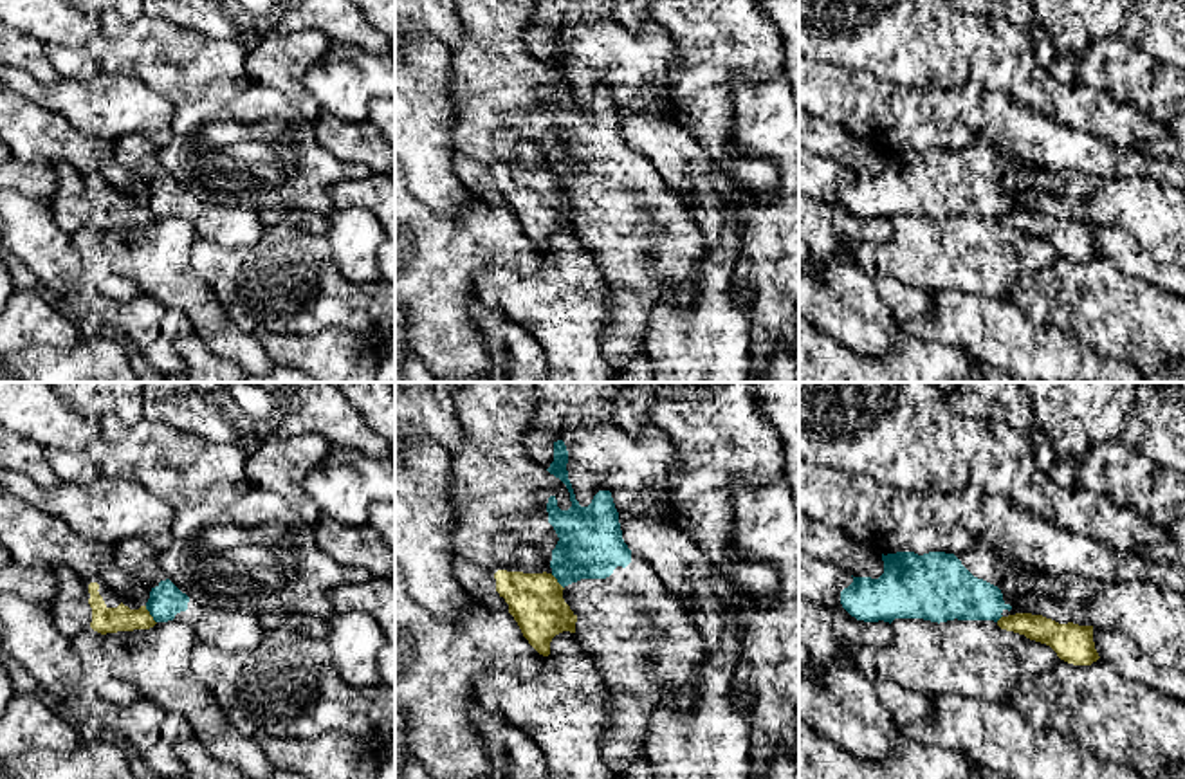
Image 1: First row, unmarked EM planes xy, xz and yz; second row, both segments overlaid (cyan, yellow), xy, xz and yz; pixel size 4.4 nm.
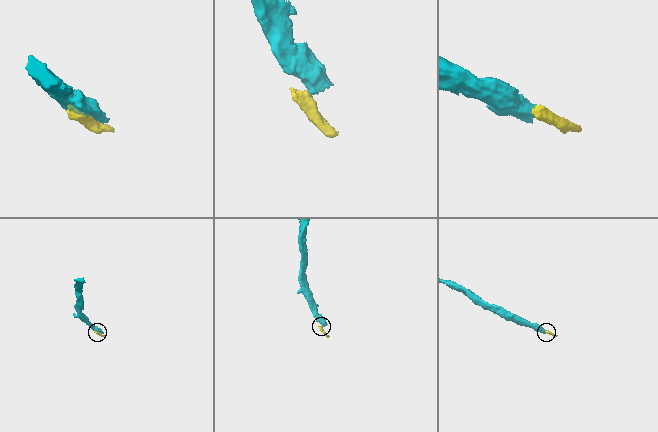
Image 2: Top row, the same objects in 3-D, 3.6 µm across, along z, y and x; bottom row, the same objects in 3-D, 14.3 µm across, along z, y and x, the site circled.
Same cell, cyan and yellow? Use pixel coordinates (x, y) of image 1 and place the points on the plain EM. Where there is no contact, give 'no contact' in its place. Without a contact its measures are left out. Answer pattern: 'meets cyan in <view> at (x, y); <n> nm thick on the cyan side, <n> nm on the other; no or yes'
meets cyan in xy at (150, 210); 150 nm thick on the cyan side, 110 nm on the other; no

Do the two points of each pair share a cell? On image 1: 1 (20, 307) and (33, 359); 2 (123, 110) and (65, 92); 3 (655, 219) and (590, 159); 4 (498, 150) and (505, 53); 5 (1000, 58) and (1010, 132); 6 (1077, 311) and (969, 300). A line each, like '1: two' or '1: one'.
1: two
2: one
3: one
4: one
5: two
6: two

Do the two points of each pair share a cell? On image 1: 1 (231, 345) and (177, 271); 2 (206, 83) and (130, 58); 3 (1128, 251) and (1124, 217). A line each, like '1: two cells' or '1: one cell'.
1: one cell
2: one cell
3: two cells

